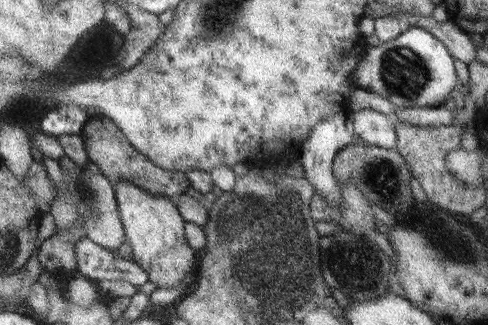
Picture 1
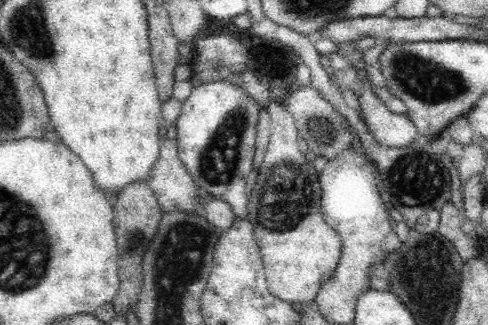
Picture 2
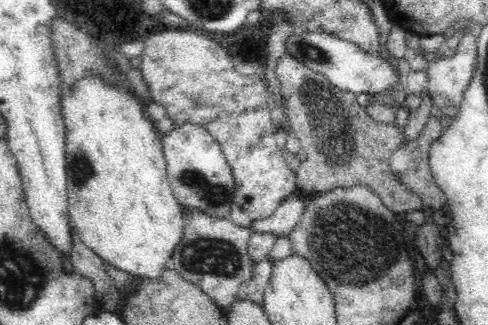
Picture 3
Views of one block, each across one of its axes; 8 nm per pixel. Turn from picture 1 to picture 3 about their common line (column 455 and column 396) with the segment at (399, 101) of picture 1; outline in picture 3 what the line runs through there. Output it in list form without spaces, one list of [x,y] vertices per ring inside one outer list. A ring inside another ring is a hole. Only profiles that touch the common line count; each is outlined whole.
[[[294,32],[286,44],[284,44],[286,56],[296,58],[304,66],[308,66],[312,72],[322,74],[336,90],[344,90],[350,94],[378,94],[388,92],[388,88],[400,88],[402,82],[398,82],[398,76],[390,70],[388,62],[380,58],[380,54],[366,54],[360,46],[352,42],[344,42],[332,34],[318,34],[318,32]]]

